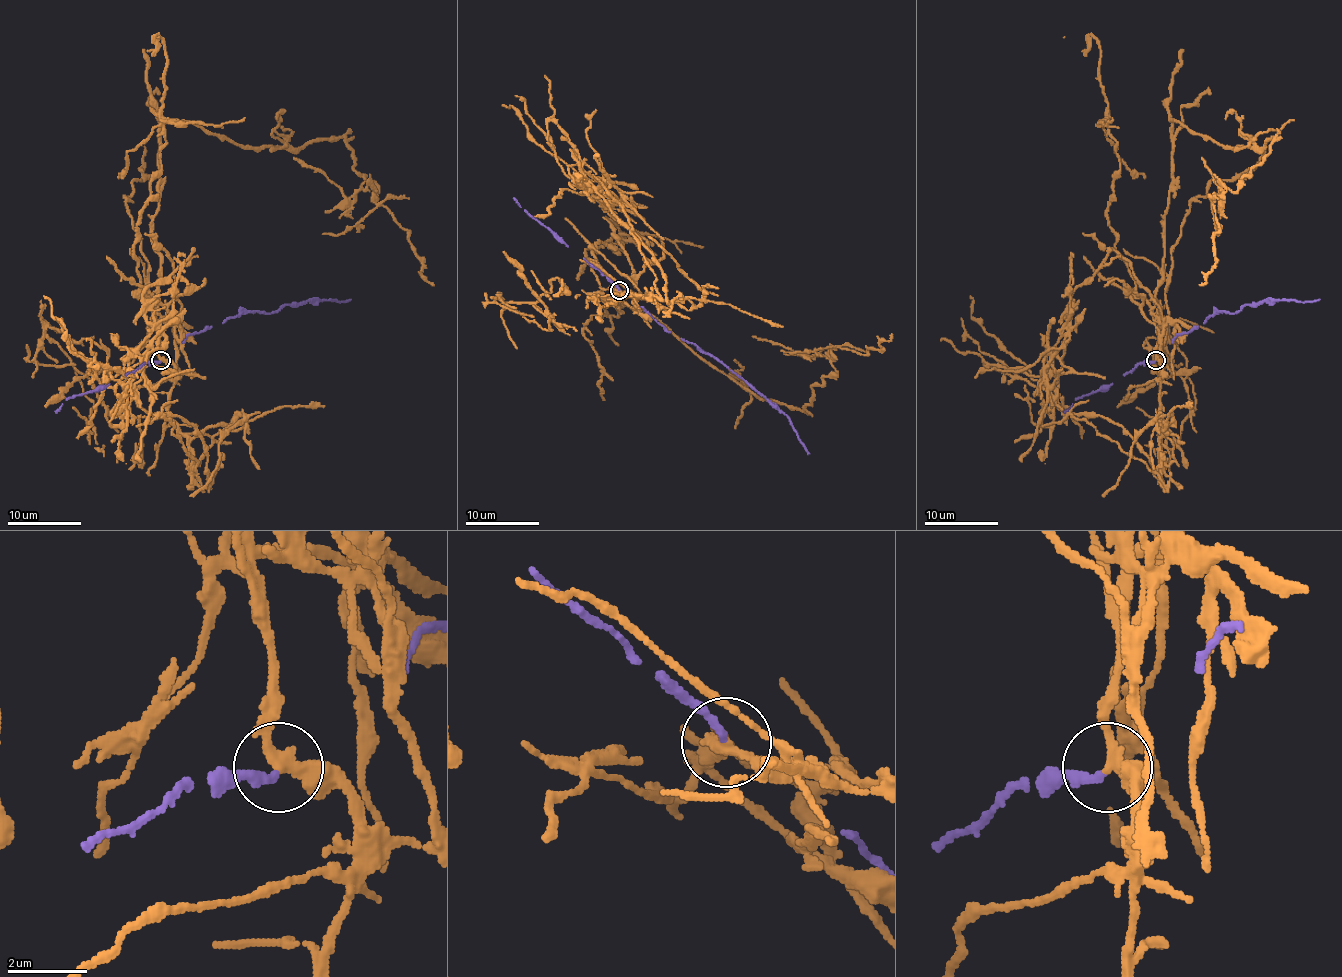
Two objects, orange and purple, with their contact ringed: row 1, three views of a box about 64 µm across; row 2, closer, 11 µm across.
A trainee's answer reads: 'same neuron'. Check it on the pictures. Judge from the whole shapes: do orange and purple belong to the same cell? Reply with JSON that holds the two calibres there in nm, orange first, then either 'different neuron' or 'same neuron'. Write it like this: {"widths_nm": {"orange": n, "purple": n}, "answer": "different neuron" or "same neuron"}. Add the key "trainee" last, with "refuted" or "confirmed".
{"widths_nm": {"orange": 280, "purple": 180}, "answer": "different neuron", "trainee": "refuted"}

